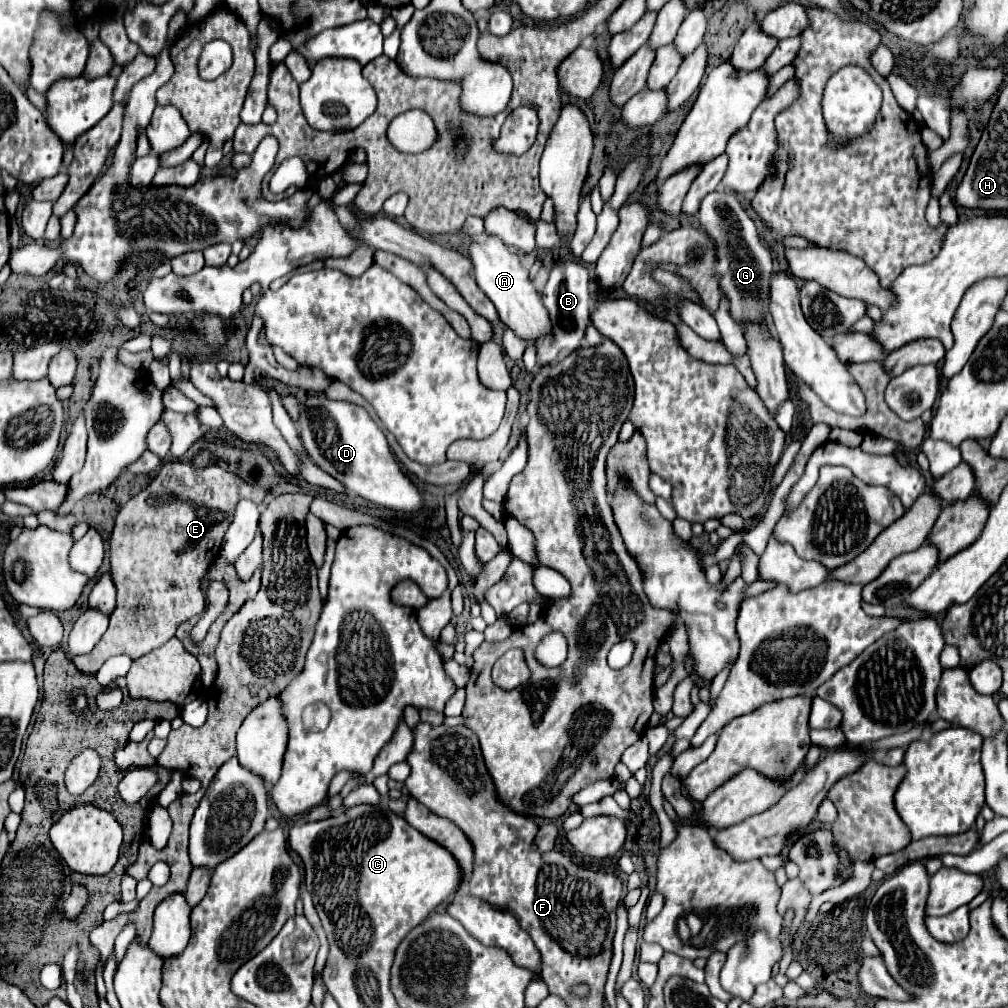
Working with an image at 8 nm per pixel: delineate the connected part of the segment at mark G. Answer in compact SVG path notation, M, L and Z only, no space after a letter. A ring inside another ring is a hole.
M717 188L715 192L707 194L701 202L699 208L699 220L701 220L701 228L711 236L711 240L717 244L717 256L719 256L719 264L717 264L717 274L721 274L721 292L727 294L727 298L731 300L731 314L737 322L753 322L757 318L767 318L767 322L771 322L769 316L769 278L773 276L773 258L769 254L769 250L761 244L757 228L753 218L749 216L749 212L745 210L745 204L737 198L735 192L729 192L725 188Z

